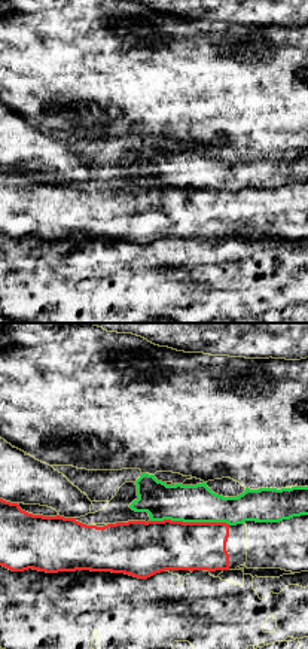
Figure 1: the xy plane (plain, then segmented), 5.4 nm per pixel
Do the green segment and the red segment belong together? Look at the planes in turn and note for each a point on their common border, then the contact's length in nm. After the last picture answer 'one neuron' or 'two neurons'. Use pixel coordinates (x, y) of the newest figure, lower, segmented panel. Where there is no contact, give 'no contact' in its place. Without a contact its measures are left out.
contact (191, 521); length 440 nm

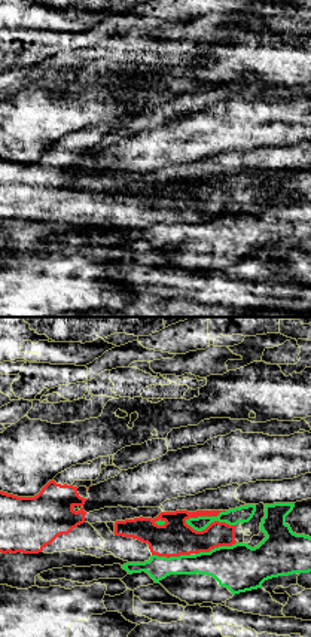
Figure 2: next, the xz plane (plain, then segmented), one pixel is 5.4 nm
contact (209, 524); length 280 nm

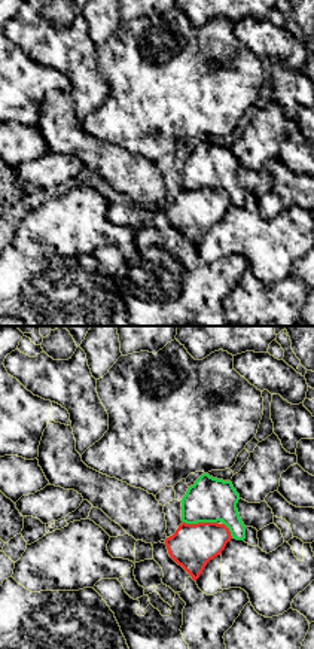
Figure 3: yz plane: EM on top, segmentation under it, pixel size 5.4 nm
contact (200, 521); length 180 nm

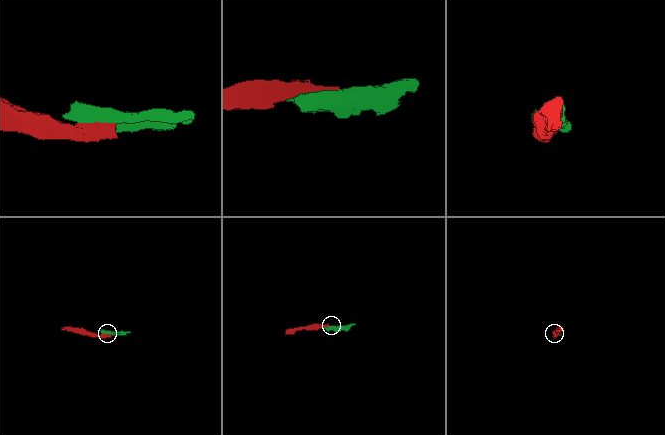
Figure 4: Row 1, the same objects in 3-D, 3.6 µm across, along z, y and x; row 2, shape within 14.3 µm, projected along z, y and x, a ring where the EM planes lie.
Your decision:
two neurons

